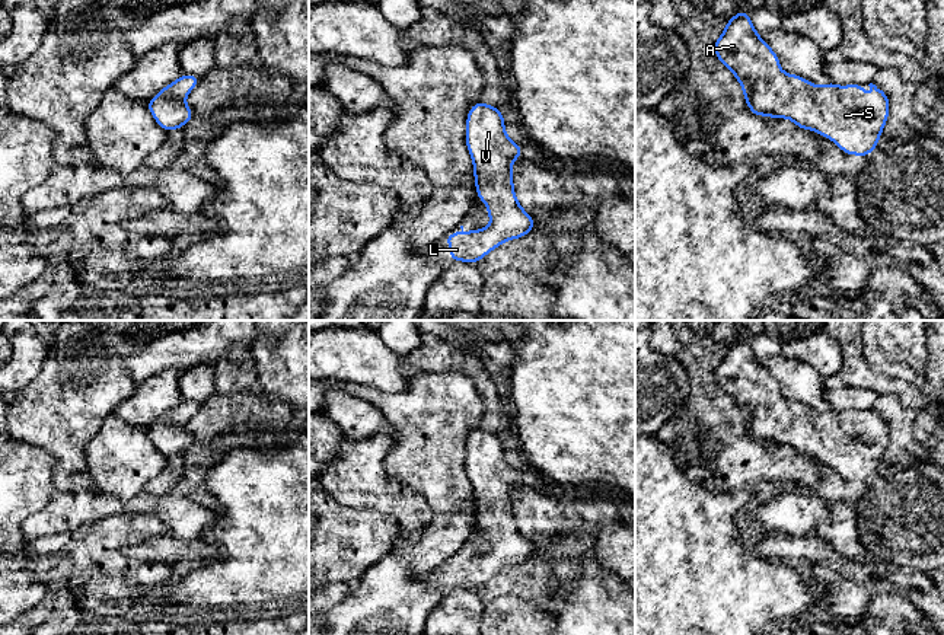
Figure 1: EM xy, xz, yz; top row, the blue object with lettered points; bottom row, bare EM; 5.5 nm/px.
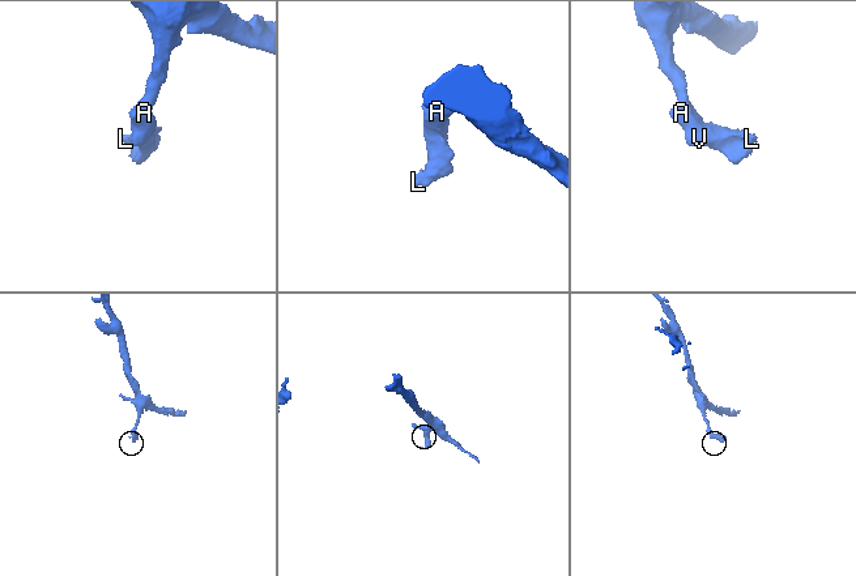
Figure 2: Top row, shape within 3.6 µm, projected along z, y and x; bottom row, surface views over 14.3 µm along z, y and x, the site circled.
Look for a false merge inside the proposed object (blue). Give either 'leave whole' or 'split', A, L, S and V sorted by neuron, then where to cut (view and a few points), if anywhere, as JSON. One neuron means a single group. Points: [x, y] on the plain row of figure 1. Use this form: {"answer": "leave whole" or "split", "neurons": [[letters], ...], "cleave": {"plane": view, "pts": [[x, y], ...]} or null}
{"answer": "leave whole", "neurons": [["A", "L", "S", "V"]], "cleave": null}

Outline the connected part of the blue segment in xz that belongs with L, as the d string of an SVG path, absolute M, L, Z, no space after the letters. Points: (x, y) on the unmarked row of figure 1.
M476 428L468 438L466 473L473 486L479 527L487 530L488 553L446 561L450 585L475 590L501 569L526 562L535 548L514 520L511 491L523 481L506 459L504 441L497 433Z

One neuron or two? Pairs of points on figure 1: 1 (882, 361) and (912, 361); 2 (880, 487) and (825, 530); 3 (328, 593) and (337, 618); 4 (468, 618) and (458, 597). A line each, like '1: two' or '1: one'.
1: one
2: two
3: two
4: one

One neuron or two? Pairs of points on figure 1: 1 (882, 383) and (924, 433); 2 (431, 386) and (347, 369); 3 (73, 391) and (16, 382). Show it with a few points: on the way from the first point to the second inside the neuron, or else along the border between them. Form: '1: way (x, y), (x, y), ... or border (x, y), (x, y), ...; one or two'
1: border (928, 404), (918, 412); two
2: border (411, 370), (399, 392), (372, 389); two
3: border (47, 354), (40, 372), (16, 393); two

